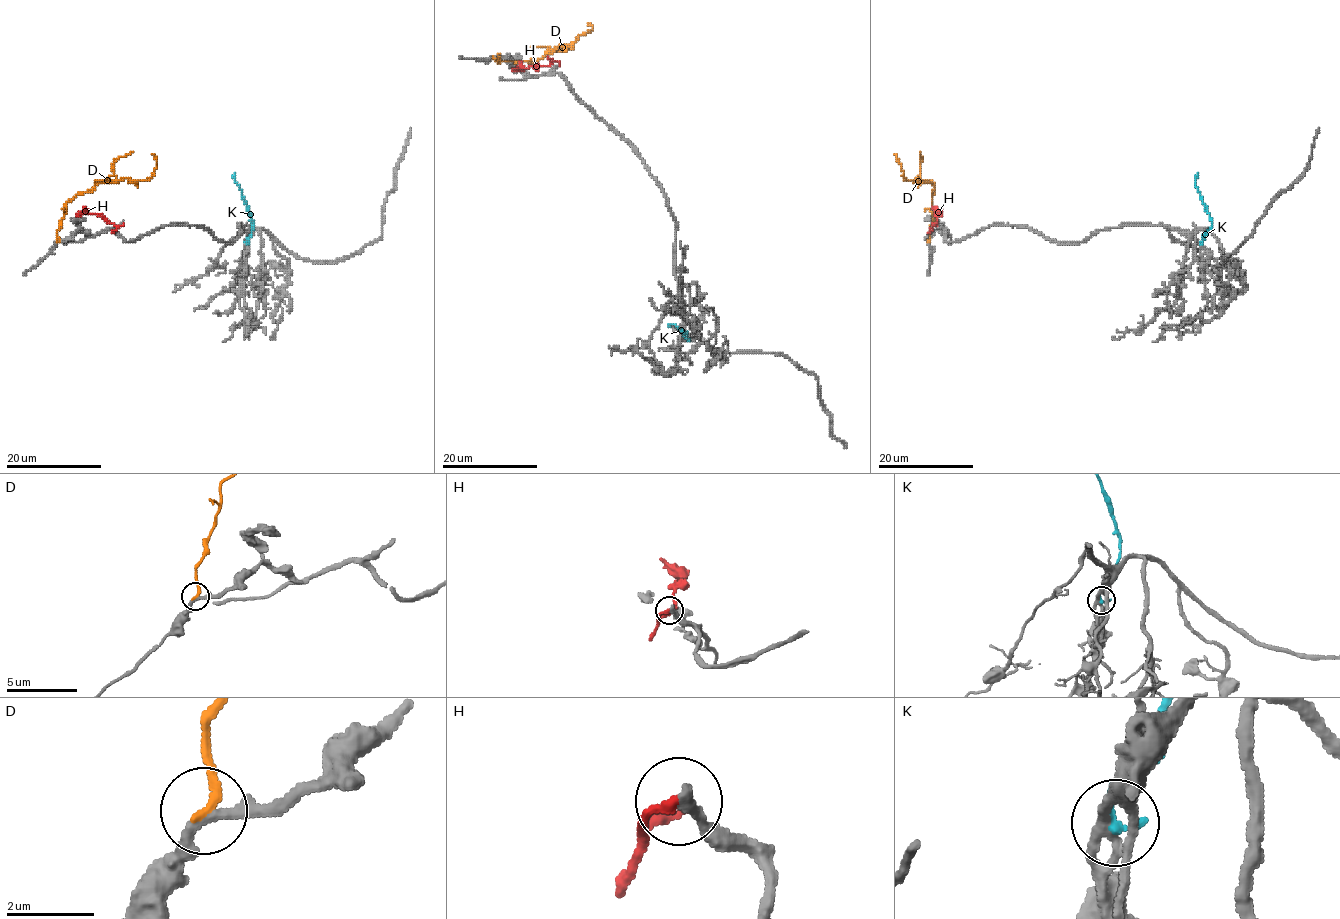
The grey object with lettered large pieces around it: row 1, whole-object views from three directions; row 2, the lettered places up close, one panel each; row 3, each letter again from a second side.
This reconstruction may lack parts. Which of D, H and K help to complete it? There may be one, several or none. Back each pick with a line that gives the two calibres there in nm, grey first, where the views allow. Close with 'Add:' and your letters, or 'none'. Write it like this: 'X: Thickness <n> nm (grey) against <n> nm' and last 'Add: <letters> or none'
H: Thickness 280 nm (grey) against 200 nm
Add: H

